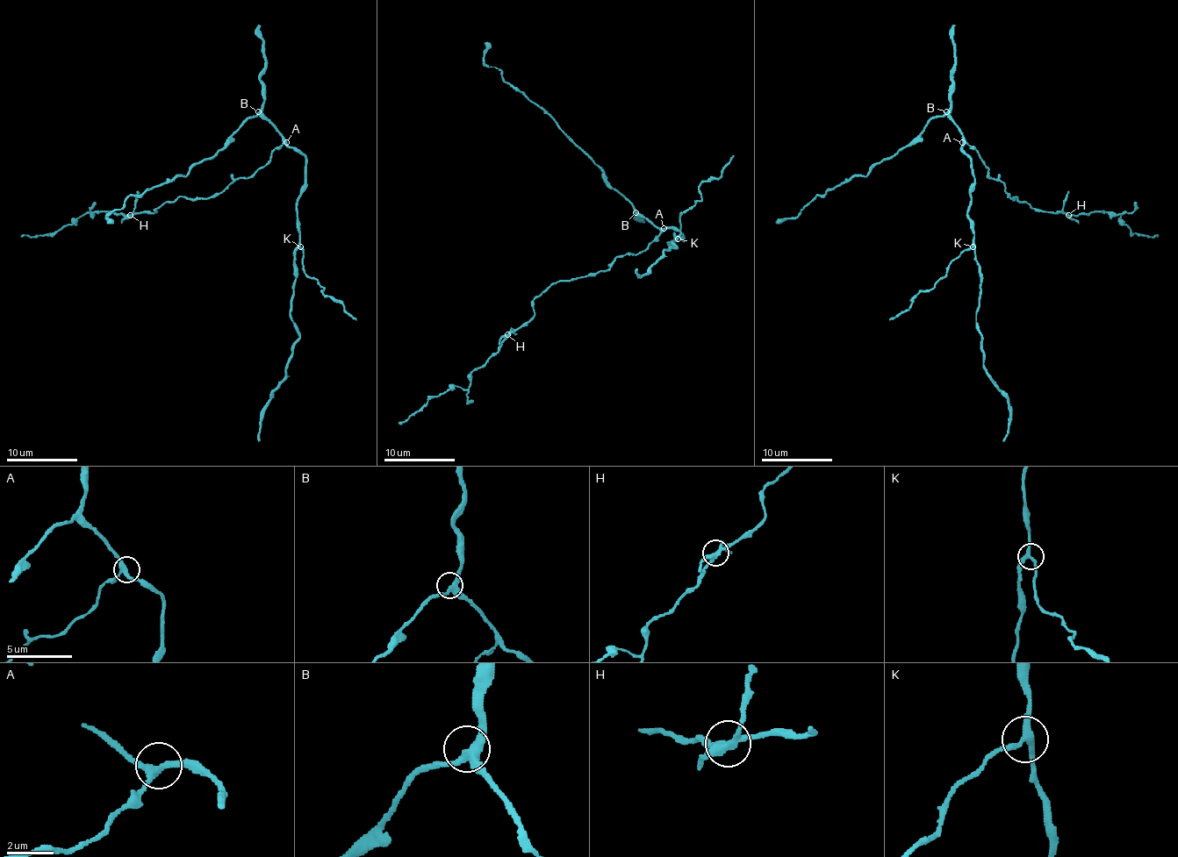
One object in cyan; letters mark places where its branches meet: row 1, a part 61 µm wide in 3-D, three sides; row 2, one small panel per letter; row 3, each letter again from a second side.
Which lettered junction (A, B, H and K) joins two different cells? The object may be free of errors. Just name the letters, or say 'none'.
H

